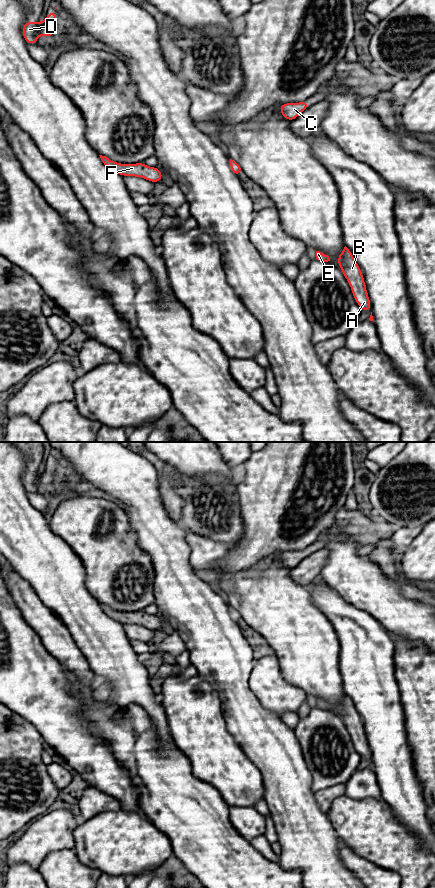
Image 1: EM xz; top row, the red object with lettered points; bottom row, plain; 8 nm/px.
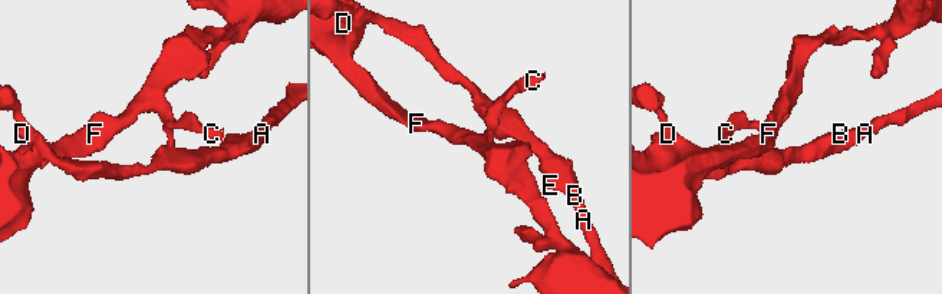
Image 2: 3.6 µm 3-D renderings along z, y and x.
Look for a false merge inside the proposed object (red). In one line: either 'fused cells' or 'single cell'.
single cell

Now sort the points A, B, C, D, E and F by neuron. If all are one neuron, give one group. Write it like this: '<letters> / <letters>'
A B C D E F

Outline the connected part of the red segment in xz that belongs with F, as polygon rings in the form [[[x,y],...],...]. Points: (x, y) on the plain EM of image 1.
[[[99,603],[105,614],[121,624],[141,625],[153,631],[161,630],[163,620],[157,615],[149,615],[143,610],[135,612],[117,611],[106,604]]]

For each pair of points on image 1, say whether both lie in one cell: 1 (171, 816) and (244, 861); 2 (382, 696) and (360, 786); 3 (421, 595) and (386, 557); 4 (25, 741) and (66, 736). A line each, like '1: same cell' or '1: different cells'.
1: same cell
2: different cells
3: same cell
4: different cells

